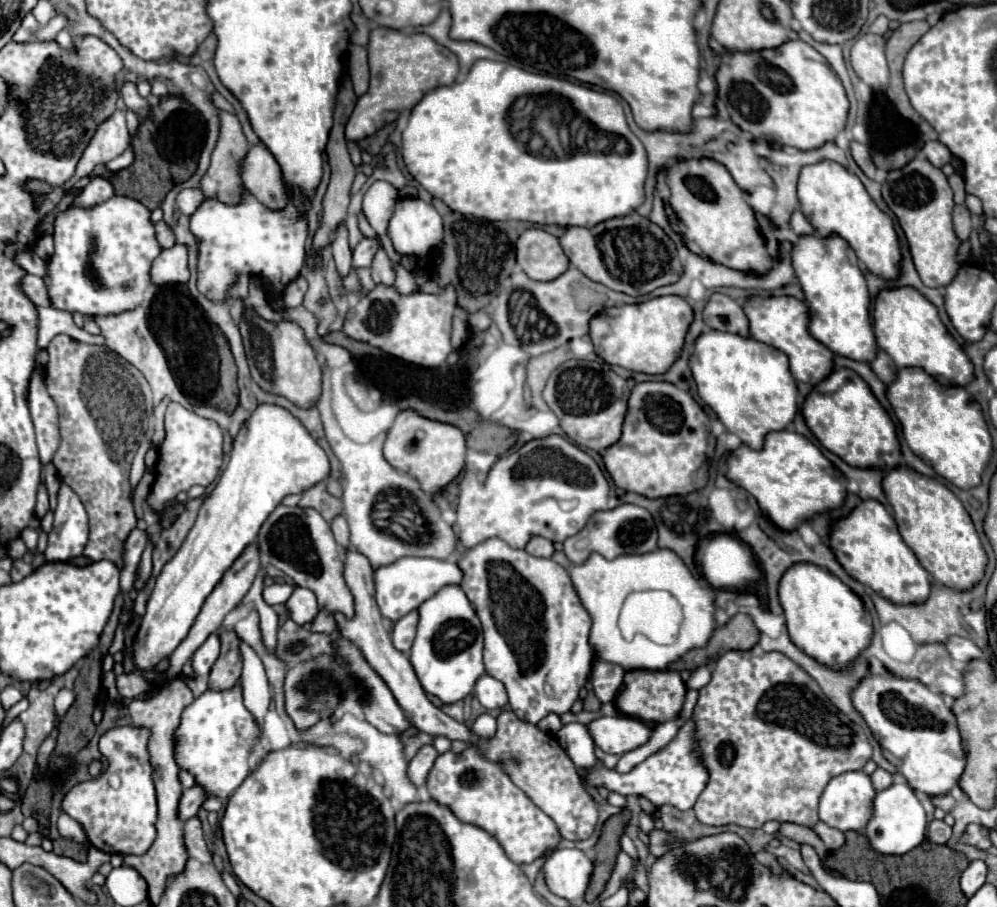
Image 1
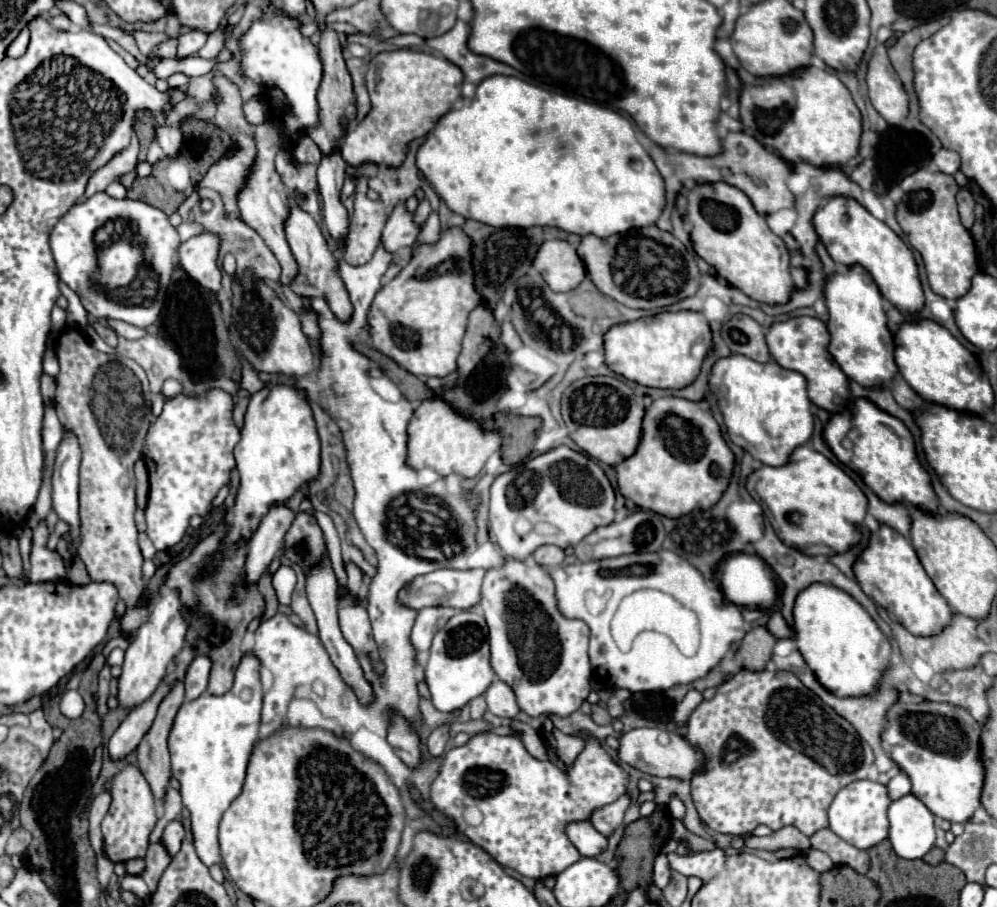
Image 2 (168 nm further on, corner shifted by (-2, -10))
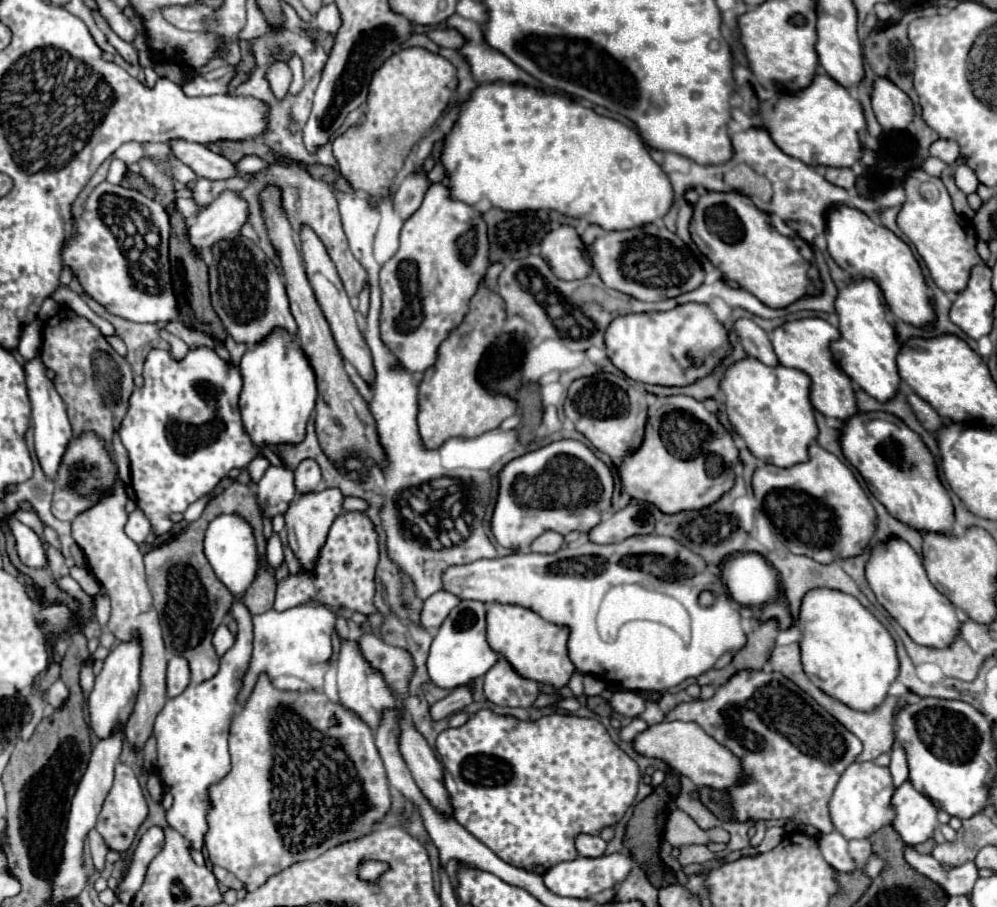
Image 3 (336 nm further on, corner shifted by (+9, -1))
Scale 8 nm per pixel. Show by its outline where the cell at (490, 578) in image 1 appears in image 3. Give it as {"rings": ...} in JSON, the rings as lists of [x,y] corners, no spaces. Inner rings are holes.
{"rings":[[[489,604],[487,638],[493,650],[505,656],[511,662],[511,666],[529,680],[537,680],[541,684],[553,684],[555,688],[561,688],[569,682],[571,674],[575,672],[575,666],[567,656],[569,630],[561,630],[561,626],[553,626],[551,622],[545,622],[539,614],[533,614],[533,610],[521,606]]]}

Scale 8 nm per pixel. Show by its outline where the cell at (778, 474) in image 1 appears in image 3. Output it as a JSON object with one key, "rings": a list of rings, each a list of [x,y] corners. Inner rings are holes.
{"rings":[[[819,444],[809,446],[809,462],[795,464],[791,468],[777,468],[773,464],[759,466],[753,476],[753,492],[757,502],[761,504],[761,510],[769,518],[779,542],[785,544],[793,554],[813,558],[821,564],[831,564],[835,560],[863,554],[877,530],[877,512],[869,502],[865,490],[857,482],[855,474],[835,454],[827,452]]]}

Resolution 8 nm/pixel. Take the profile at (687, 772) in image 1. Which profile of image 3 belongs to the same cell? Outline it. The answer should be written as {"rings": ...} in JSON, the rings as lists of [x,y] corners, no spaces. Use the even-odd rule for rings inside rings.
{"rings":[[[479,710],[477,714],[473,714],[461,728],[447,728],[439,734],[437,738],[437,752],[441,756],[443,768],[445,768],[445,786],[449,790],[451,796],[451,804],[455,808],[455,820],[469,832],[473,834],[477,840],[481,840],[485,846],[489,846],[501,860],[505,860],[511,866],[535,872],[535,874],[545,874],[545,870],[549,870],[551,866],[565,862],[565,860],[575,860],[577,848],[575,848],[575,838],[579,834],[591,834],[591,836],[599,836],[599,832],[607,826],[615,826],[627,812],[627,808],[633,804],[635,796],[637,796],[637,786],[641,780],[641,772],[639,766],[633,758],[629,758],[609,736],[607,728],[593,718],[579,718],[579,716],[571,716],[571,714],[549,714],[543,716],[539,720],[533,722],[525,722],[525,720],[517,720],[513,716],[501,716],[495,714],[493,710]]]}

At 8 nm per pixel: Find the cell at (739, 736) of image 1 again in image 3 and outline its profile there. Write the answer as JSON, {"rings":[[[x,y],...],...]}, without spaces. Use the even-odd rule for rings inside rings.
{"rings":[[[743,670],[737,672],[727,684],[719,686],[711,700],[693,700],[687,704],[679,704],[665,716],[671,720],[691,720],[697,722],[709,736],[717,738],[725,748],[733,750],[737,758],[745,762],[745,774],[749,774],[749,782],[741,786],[733,786],[729,790],[733,800],[733,810],[737,820],[771,820],[771,818],[787,818],[803,824],[815,826],[819,832],[833,832],[833,824],[829,818],[829,798],[849,764],[861,754],[861,742],[857,736],[849,734],[827,710],[821,710],[809,694],[805,694],[797,684],[789,682],[783,674],[765,672],[765,670]]]}

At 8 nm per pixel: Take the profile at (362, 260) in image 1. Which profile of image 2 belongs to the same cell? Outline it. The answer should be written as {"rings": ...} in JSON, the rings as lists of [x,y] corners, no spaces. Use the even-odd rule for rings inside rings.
{"rings":[[[396,205],[394,211],[392,211],[392,215],[388,217],[388,221],[384,225],[380,243],[382,243],[382,247],[388,253],[394,253],[400,247],[412,245],[418,233],[420,233],[420,227],[414,225],[412,213],[408,213],[404,209],[404,205]]]}

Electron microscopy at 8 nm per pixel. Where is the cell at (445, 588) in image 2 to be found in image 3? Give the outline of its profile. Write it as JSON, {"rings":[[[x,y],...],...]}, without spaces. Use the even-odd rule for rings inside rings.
{"rings":[[[647,534],[647,536],[633,536],[627,538],[625,542],[619,544],[593,544],[587,542],[583,546],[571,548],[565,546],[561,550],[557,550],[555,554],[511,554],[511,556],[503,556],[503,558],[495,558],[495,560],[475,560],[471,564],[463,564],[463,566],[451,566],[449,570],[445,570],[445,578],[443,578],[443,588],[457,594],[461,600],[481,600],[485,604],[497,602],[497,604],[517,604],[523,608],[529,608],[533,612],[537,612],[543,620],[555,624],[555,626],[565,626],[569,628],[569,640],[567,640],[567,650],[569,650],[569,658],[575,664],[575,668],[583,674],[593,674],[599,676],[603,680],[609,682],[623,682],[625,690],[655,690],[655,692],[663,692],[667,688],[673,688],[677,684],[681,684],[687,678],[697,678],[701,674],[705,674],[707,670],[711,670],[715,666],[715,662],[725,654],[725,652],[735,652],[741,650],[747,644],[747,636],[741,628],[741,616],[739,616],[739,604],[727,594],[725,584],[721,580],[721,576],[717,572],[711,572],[707,562],[693,554],[687,546],[681,546],[677,540],[669,538],[669,536],[655,536],[655,534]],[[647,554],[659,554],[665,556],[669,562],[673,562],[673,566],[677,564],[677,574],[673,572],[671,580],[663,580],[663,578],[655,578],[653,574],[647,574],[639,568],[627,568],[623,564],[625,556],[647,556]],[[619,584],[641,584],[645,588],[655,588],[659,592],[665,592],[667,596],[677,598],[685,610],[689,612],[689,622],[691,622],[691,630],[689,630],[689,646],[685,646],[683,650],[657,650],[657,652],[647,652],[647,650],[621,650],[621,642],[603,642],[597,634],[595,622],[597,622],[597,606],[601,604],[603,596],[607,594],[609,588],[619,586]],[[703,590],[709,590],[715,594],[715,602],[711,606],[701,606],[699,604],[699,594]]]}

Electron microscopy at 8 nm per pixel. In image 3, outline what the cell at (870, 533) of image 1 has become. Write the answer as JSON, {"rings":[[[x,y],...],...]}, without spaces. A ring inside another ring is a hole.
{"rings":[[[899,538],[879,544],[865,568],[867,582],[875,592],[879,604],[905,628],[913,642],[929,648],[947,648],[959,634],[959,618],[955,606],[929,582],[919,554]]]}

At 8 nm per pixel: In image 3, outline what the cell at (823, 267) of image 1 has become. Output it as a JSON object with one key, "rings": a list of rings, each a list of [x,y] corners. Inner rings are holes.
{"rings":[[[855,280],[839,288],[835,300],[839,316],[841,338],[831,344],[831,352],[845,374],[861,386],[869,396],[879,402],[887,402],[897,394],[899,374],[897,374],[897,354],[901,352],[901,342],[895,334],[895,316],[889,310],[881,288],[873,280]]]}

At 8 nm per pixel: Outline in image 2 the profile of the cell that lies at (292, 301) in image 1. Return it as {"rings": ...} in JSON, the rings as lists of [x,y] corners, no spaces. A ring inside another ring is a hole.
{"rings":[[[294,201],[290,203],[290,215],[284,221],[284,235],[286,235],[286,241],[292,249],[292,253],[294,253],[294,259],[298,263],[298,275],[292,279],[290,289],[302,299],[324,297],[328,307],[332,309],[332,313],[338,319],[346,321],[352,313],[352,305],[350,305],[346,287],[344,287],[344,283],[340,281],[340,277],[336,273],[336,263],[332,259],[332,253],[328,251],[326,239],[324,239],[320,227],[318,227],[318,223],[306,211],[302,211],[300,205],[296,205]]]}

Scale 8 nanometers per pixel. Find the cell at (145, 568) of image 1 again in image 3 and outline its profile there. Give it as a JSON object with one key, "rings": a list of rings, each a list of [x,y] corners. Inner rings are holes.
{"rings":[[[189,348],[181,360],[175,360],[171,350],[151,350],[143,366],[143,380],[143,386],[135,388],[129,398],[119,434],[129,452],[131,486],[137,496],[137,506],[151,520],[155,534],[169,532],[173,526],[169,516],[185,512],[189,504],[207,496],[233,468],[245,468],[257,456],[265,456],[271,464],[277,462],[279,456],[273,450],[253,444],[245,432],[237,406],[243,386],[241,372],[233,362],[225,362],[213,348]]]}

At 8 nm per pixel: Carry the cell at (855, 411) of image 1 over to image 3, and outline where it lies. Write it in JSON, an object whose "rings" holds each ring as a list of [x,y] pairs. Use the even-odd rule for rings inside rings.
{"rings":[[[859,412],[843,426],[841,448],[845,458],[865,478],[871,494],[891,516],[917,532],[951,534],[955,508],[947,488],[941,484],[937,464],[925,442],[903,420],[885,412]]]}

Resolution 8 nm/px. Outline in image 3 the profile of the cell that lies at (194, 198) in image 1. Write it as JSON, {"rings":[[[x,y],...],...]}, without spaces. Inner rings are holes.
{"rings":[[[245,156],[245,158],[241,158],[239,160],[239,164],[237,166],[241,166],[241,170],[249,170],[249,172],[259,172],[261,168],[269,168],[269,162],[265,162],[263,158],[259,158],[259,156]]]}

